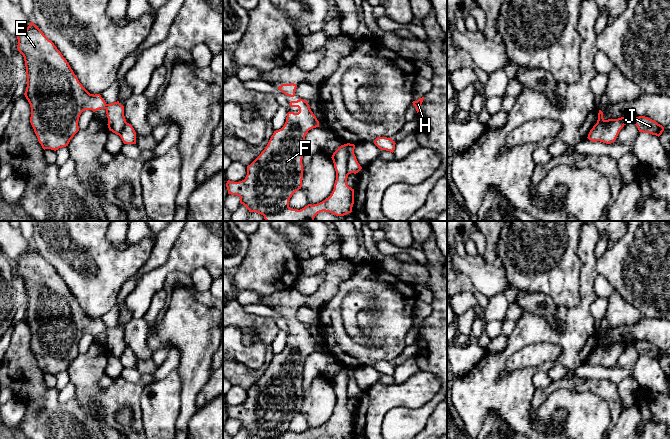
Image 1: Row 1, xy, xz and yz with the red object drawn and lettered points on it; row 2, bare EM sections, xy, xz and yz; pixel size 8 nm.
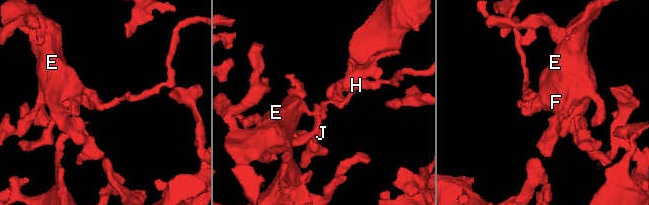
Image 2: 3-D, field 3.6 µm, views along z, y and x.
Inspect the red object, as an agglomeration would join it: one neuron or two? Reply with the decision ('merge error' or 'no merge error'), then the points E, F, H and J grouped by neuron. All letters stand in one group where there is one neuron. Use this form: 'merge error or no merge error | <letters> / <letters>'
merge error | E F J / H

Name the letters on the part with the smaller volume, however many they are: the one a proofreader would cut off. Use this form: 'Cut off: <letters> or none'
Cut off: H

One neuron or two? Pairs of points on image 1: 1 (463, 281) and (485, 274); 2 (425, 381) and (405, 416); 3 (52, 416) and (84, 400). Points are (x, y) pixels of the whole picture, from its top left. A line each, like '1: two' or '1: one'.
1: two
2: two
3: two

